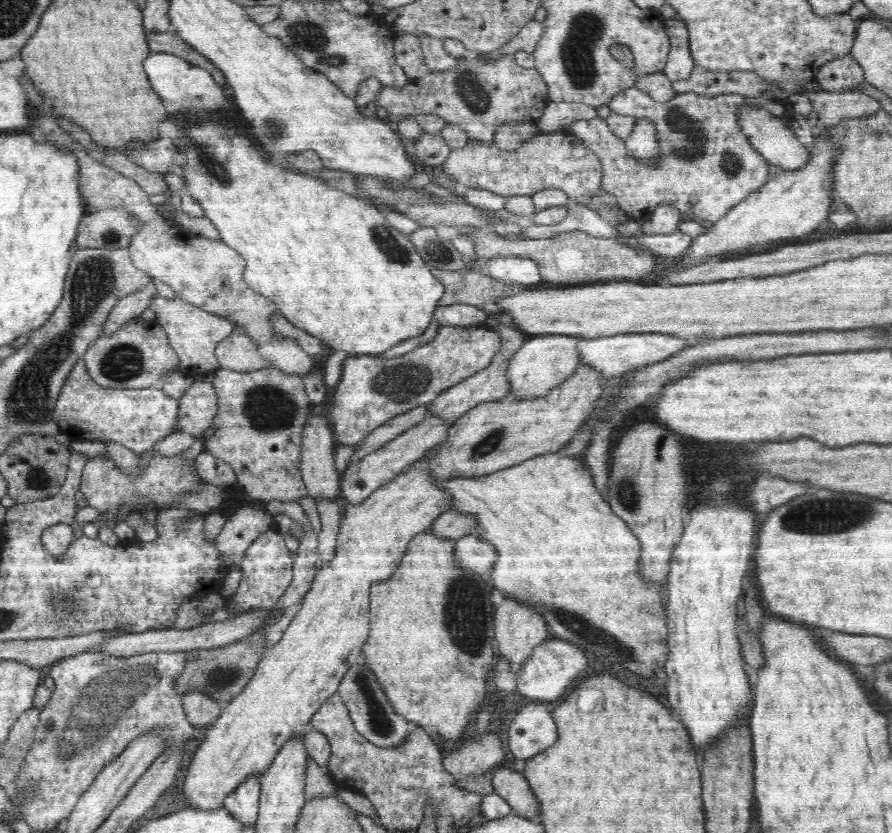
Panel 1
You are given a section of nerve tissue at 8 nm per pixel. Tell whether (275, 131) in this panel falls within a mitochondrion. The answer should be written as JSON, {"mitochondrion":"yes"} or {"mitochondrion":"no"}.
{"mitochondrion":"no"}

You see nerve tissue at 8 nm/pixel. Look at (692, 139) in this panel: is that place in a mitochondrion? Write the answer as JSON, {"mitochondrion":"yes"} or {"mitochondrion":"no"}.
{"mitochondrion":"yes"}

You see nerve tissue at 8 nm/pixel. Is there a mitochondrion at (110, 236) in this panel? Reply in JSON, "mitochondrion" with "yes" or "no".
{"mitochondrion":"yes"}

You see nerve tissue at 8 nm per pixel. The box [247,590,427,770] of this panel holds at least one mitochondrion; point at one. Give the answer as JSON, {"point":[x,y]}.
{"point":[381,724]}

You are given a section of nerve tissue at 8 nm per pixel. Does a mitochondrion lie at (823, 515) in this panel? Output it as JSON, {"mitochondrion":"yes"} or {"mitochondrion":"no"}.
{"mitochondrion":"yes"}

